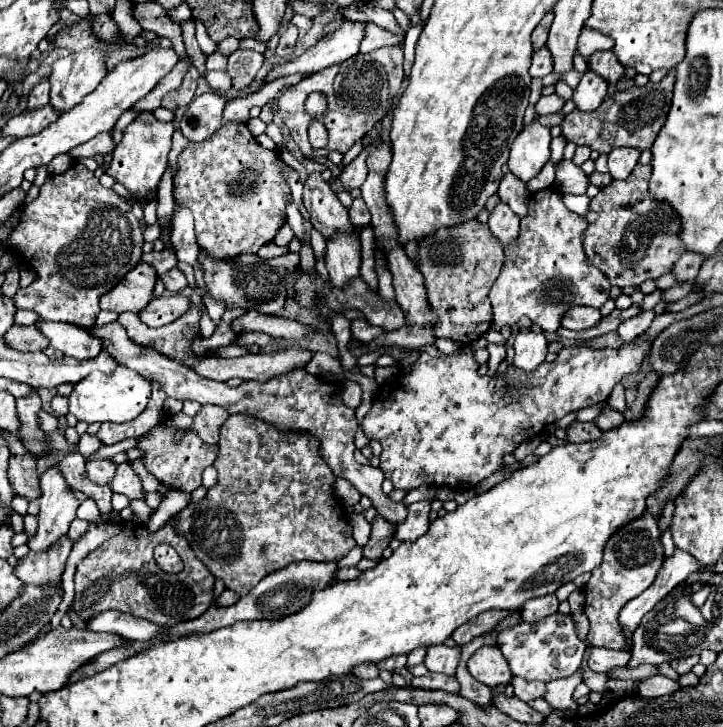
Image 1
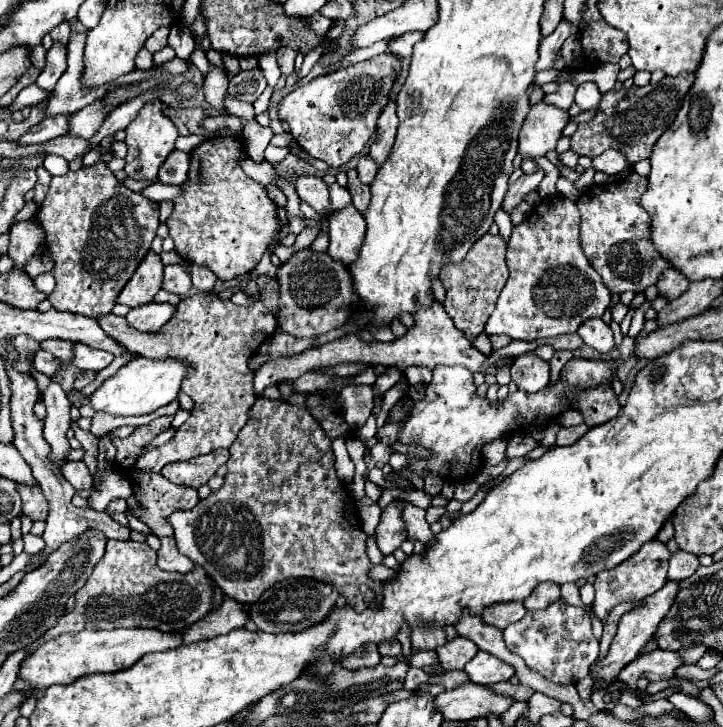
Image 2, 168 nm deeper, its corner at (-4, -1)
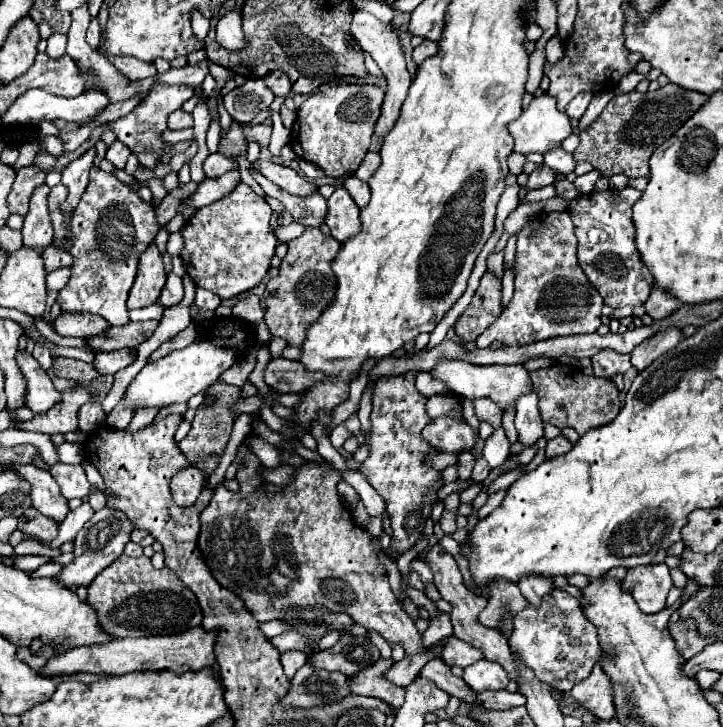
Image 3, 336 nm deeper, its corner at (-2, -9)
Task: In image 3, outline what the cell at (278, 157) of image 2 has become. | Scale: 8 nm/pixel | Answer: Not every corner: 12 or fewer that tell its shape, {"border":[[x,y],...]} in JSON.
{"border":[[273,112],[273,134],[269,152],[279,156],[279,150],[289,144],[289,130],[281,116]]}

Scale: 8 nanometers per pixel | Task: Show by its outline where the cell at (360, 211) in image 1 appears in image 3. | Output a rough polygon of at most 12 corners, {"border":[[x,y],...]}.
{"border":[[349,176],[345,188],[359,208],[369,202],[369,186]]}

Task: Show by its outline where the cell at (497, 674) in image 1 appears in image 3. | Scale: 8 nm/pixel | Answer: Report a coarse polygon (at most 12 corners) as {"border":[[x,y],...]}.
{"border":[[479,662],[463,680],[475,692],[503,690],[509,674],[501,664]]}

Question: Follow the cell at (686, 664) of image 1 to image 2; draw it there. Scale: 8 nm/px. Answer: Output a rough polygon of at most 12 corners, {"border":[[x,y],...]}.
{"border":[[703,644],[681,650],[681,658],[685,664],[697,664],[703,656]]}

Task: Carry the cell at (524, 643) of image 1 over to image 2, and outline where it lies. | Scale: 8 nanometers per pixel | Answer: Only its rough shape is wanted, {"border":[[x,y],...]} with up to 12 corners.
{"border":[[563,600],[503,640],[531,670],[575,684],[597,660],[589,614]]}

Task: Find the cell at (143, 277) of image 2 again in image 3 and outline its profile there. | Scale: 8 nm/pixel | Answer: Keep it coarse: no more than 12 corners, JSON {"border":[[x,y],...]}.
{"border":[[155,244],[139,256],[127,308],[159,300],[167,272]]}

